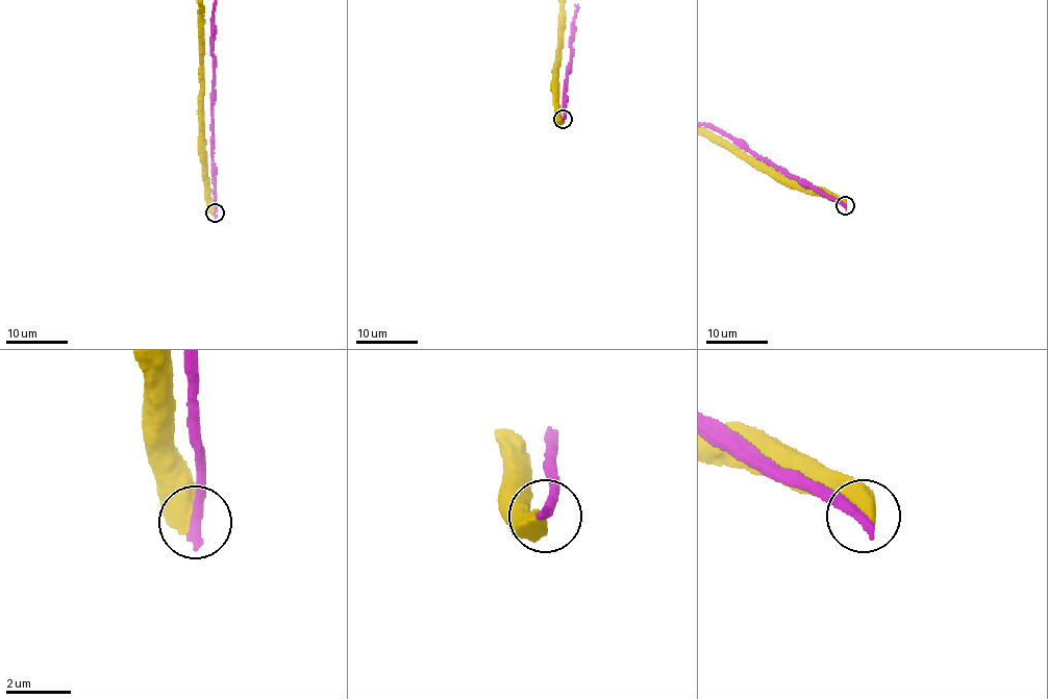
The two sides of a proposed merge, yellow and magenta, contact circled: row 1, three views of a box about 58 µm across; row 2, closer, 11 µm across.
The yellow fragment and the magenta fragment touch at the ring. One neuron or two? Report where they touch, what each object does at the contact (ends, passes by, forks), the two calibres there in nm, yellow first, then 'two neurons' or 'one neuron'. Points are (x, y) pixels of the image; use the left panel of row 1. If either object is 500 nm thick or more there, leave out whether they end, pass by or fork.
place (215, 213); calibres 600 and 400 nm; two neurons

